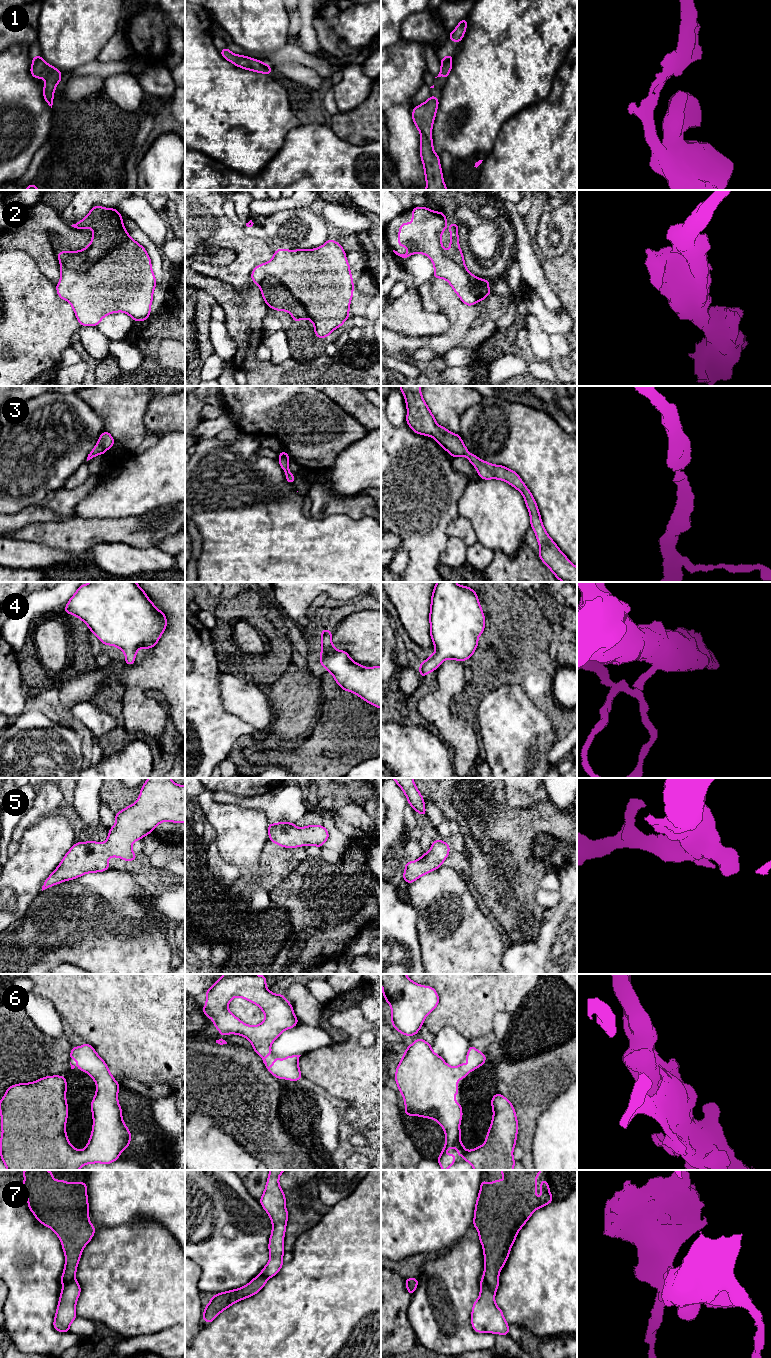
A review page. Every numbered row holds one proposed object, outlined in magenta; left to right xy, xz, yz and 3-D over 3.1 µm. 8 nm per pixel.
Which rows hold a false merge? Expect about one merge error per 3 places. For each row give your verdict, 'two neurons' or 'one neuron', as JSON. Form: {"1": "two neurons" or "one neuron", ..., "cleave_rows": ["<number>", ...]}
{"1": "one neuron", "2": "one neuron", "3": "one neuron", "4": "one neuron", "5": "one neuron", "6": "one neuron", "7": "two neurons", "cleave_rows": ["7"]}

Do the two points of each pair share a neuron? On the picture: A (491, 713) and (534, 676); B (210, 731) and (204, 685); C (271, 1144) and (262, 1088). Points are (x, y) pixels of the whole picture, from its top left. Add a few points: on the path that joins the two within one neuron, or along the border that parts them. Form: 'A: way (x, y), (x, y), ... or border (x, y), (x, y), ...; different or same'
A: border (497, 687), (503, 684), (517, 684), (536, 705); different
B: way (204, 720), (204, 696); same
C: way (262, 1130), (262, 1102); same

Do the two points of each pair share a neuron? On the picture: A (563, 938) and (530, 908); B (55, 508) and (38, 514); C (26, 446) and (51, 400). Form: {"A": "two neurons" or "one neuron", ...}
{"A": "two neurons", "B": "one neuron", "C": "one neuron"}

